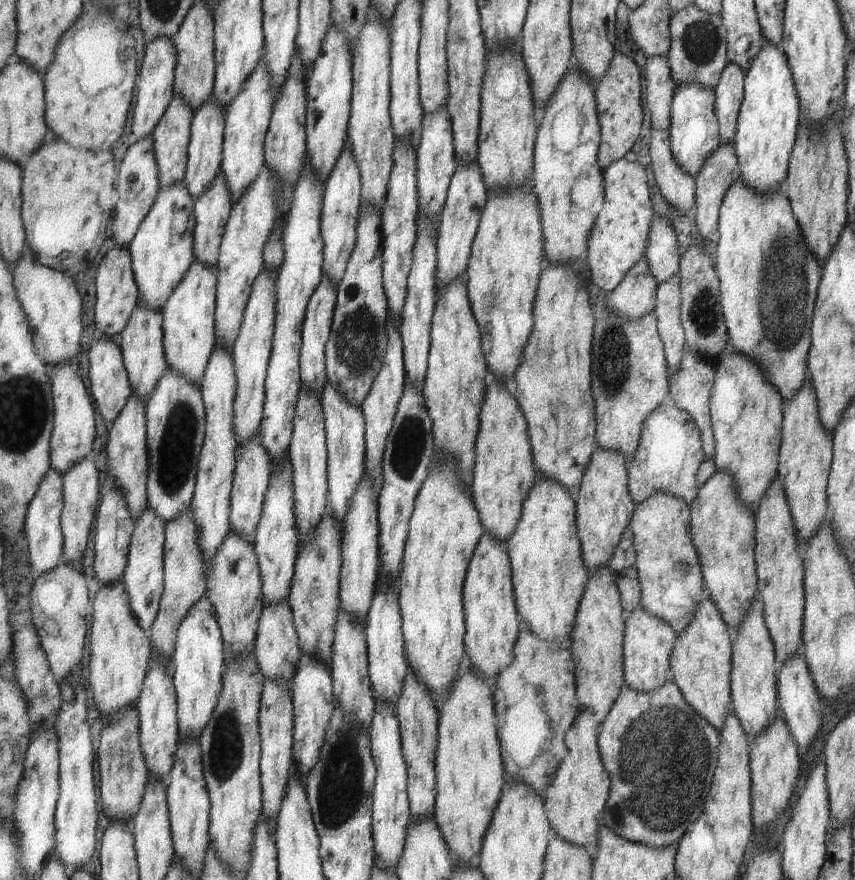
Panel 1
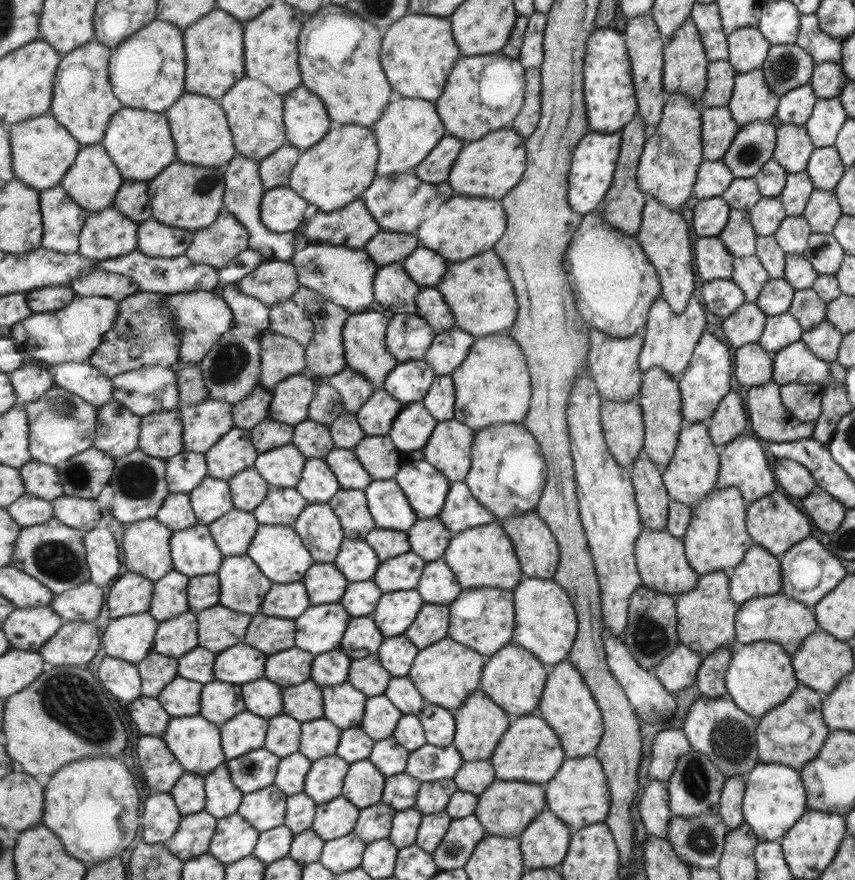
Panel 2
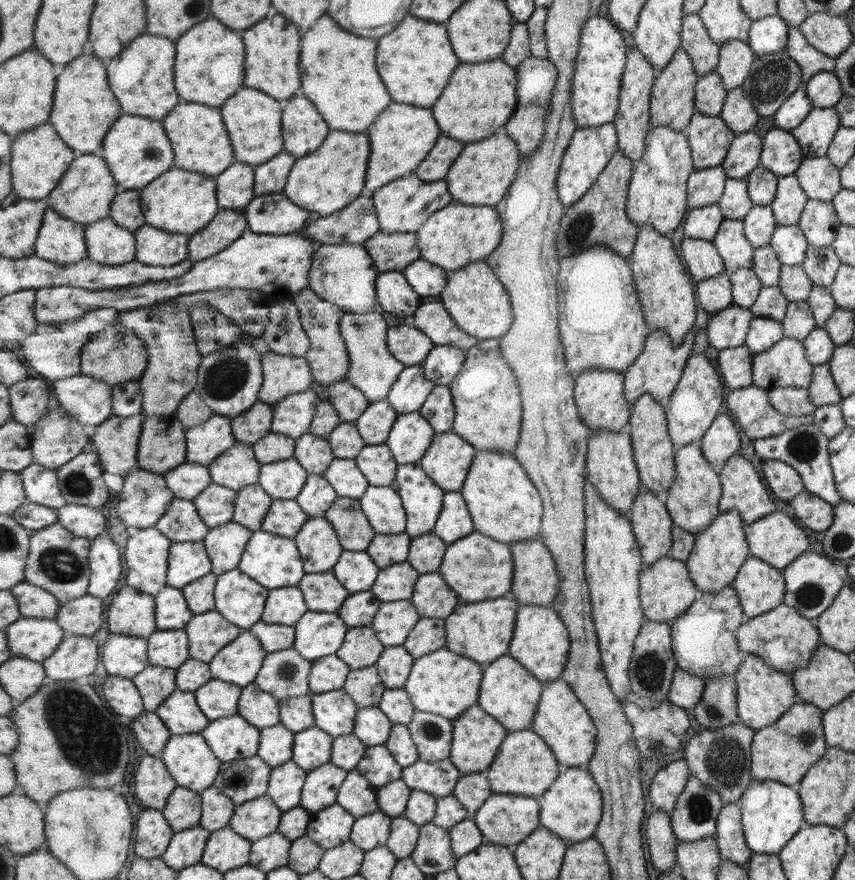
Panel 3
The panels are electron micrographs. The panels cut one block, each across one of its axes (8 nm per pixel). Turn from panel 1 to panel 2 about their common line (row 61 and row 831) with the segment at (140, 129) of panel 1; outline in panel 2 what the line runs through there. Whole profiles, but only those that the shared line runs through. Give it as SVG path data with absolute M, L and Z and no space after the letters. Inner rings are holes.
M151 790L142 814L143 840L147 843L168 841L180 829L183 818L171 793Z

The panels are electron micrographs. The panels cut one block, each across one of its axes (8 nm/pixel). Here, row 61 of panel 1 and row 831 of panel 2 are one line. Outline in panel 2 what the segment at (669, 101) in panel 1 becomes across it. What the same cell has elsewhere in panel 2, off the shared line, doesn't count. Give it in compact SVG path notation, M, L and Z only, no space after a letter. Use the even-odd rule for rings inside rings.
M652 779L638 804L637 817L644 821L649 835L668 837L673 820L670 806L669 781Z

